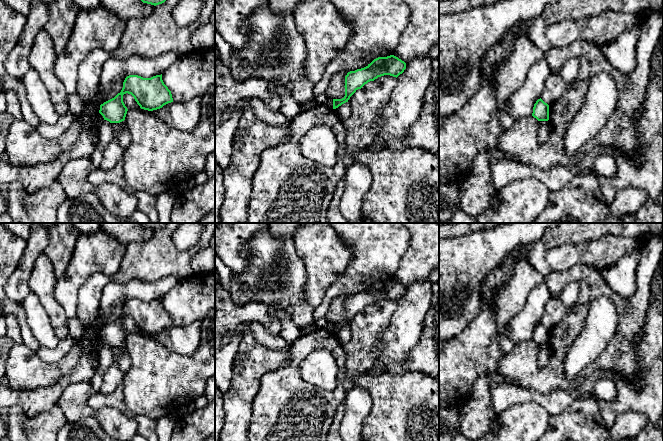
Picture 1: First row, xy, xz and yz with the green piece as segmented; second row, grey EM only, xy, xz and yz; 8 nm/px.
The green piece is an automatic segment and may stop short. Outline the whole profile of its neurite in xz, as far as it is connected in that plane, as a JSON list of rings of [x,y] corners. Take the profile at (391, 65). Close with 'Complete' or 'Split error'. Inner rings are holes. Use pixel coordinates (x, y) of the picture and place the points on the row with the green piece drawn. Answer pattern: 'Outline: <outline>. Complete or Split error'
Outline: [[[394,55],[378,57],[366,67],[350,71],[345,76],[345,96],[342,99],[333,99],[333,109],[348,102],[350,97],[365,84],[378,77],[390,75],[398,77],[406,69],[406,63]]]. Complete

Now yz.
Outline: [[[541,98],[538,99],[534,104],[532,116],[538,121],[548,121],[549,105],[545,103]]]. Complete

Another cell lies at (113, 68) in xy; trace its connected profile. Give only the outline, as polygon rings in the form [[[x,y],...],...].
[[[175,51],[165,52],[155,58],[143,58],[132,56],[127,60],[119,60],[114,57],[105,62],[100,77],[98,93],[106,94],[112,87],[113,81],[123,76],[138,75],[143,78],[151,78],[161,75],[178,57]]]

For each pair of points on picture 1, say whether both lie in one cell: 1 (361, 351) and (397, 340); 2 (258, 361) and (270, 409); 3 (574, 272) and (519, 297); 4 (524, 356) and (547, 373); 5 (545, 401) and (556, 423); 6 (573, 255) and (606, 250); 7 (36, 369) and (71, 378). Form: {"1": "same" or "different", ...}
{"1": "different", "2": "different", "3": "different", "4": "same", "5": "different", "6": "same", "7": "different"}

